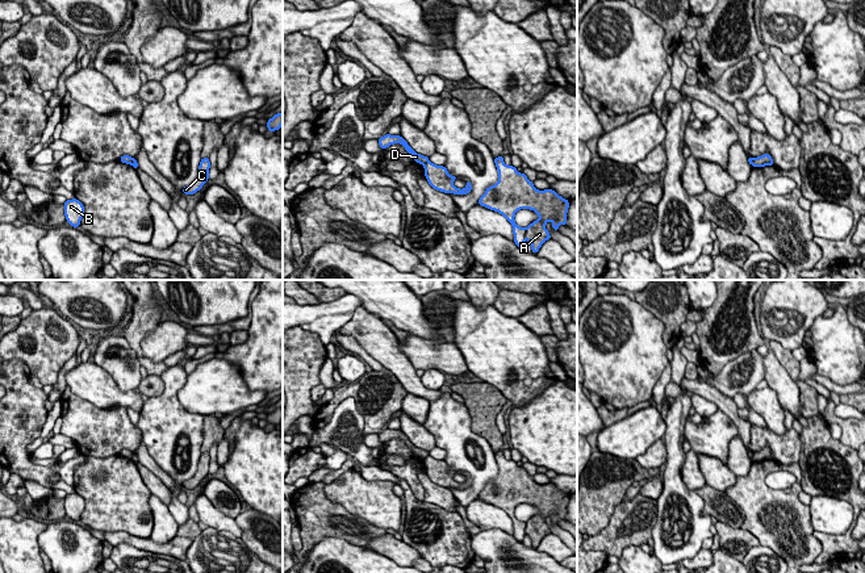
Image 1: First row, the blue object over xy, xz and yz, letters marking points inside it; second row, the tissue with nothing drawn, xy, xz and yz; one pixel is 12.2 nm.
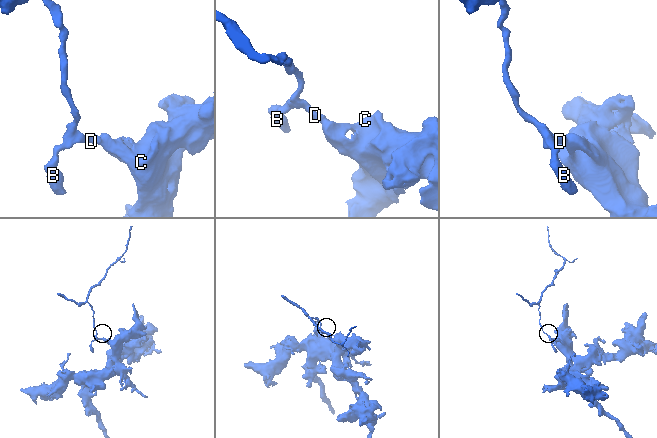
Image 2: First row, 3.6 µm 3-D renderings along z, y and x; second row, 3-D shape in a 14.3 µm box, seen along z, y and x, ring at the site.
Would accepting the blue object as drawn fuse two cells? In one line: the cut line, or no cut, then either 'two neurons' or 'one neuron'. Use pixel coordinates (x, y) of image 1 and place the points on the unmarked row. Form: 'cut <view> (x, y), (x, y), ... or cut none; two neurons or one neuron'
cut xz (429, 455), (423, 459); two neurons

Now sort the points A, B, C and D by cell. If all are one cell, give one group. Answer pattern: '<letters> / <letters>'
A C / B D

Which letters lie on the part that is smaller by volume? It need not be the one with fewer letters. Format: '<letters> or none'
B, D

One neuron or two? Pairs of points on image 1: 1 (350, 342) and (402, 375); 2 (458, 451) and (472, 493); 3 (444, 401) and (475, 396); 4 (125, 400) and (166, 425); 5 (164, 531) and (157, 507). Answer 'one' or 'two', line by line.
1: two
2: one
3: two
4: two
5: one

